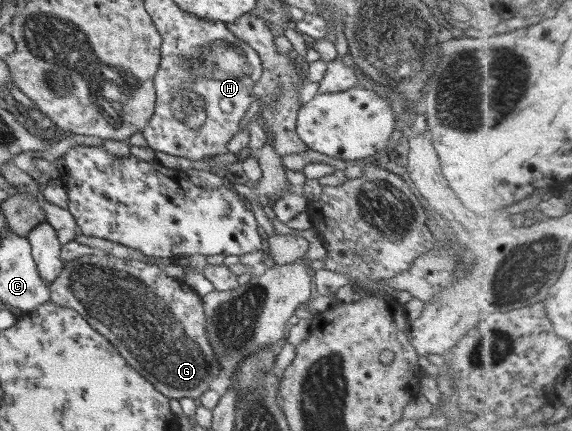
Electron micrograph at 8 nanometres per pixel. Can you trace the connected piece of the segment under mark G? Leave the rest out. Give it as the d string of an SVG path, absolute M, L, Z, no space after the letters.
M103 253L80 256L64 262L58 277L50 283L50 303L74 310L98 334L113 344L118 354L166 398L198 398L220 374L220 368L206 340L202 300L182 280L168 278L161 266L142 257L118 259Z

